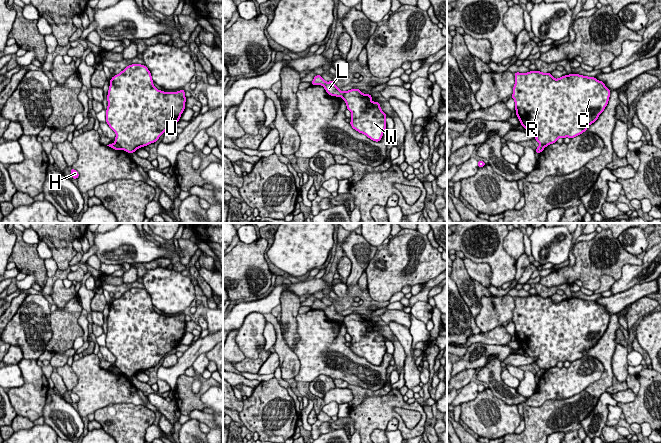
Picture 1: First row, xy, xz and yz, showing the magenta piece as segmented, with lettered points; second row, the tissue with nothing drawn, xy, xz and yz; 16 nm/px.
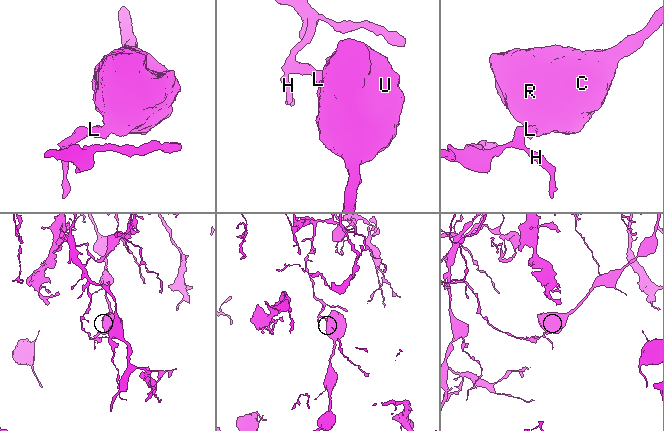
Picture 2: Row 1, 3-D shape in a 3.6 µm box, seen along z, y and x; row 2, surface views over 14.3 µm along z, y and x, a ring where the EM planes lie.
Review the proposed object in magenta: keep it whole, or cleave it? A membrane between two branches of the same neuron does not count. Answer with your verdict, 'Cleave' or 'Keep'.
Cleave

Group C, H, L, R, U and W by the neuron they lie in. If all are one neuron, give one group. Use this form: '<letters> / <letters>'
C R U W / H L

